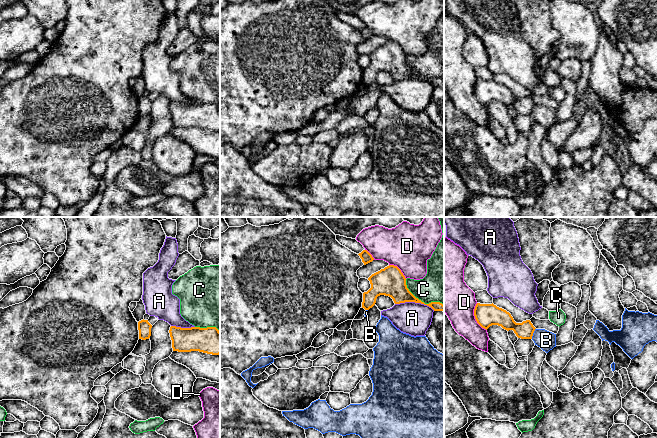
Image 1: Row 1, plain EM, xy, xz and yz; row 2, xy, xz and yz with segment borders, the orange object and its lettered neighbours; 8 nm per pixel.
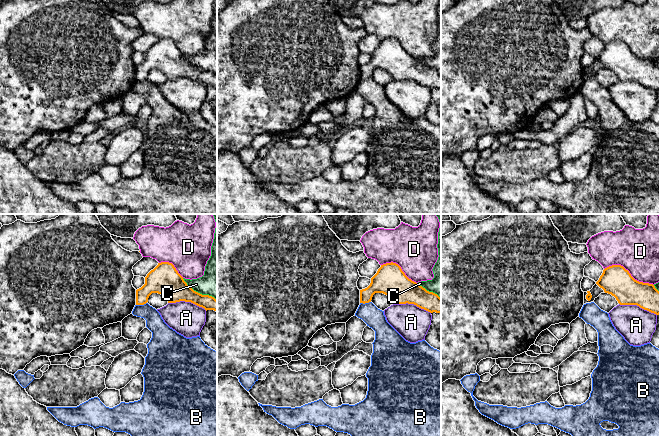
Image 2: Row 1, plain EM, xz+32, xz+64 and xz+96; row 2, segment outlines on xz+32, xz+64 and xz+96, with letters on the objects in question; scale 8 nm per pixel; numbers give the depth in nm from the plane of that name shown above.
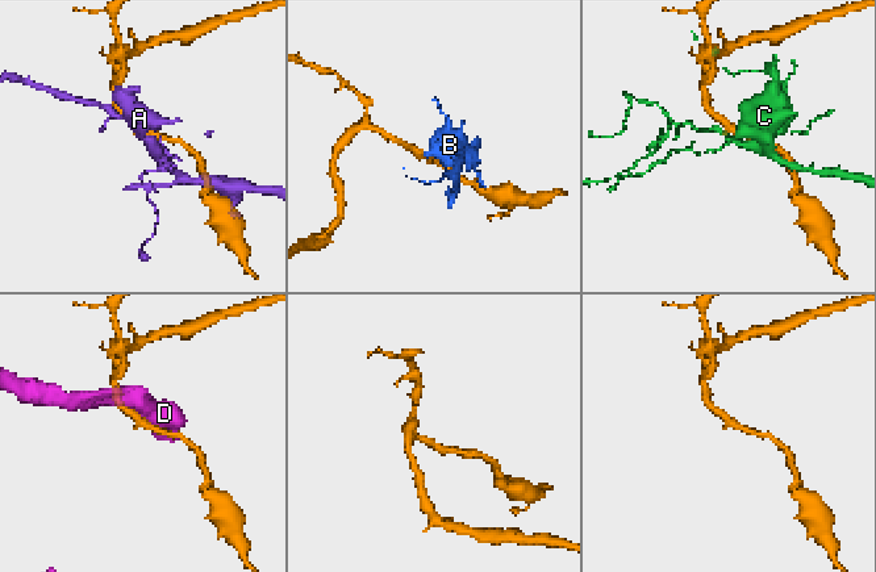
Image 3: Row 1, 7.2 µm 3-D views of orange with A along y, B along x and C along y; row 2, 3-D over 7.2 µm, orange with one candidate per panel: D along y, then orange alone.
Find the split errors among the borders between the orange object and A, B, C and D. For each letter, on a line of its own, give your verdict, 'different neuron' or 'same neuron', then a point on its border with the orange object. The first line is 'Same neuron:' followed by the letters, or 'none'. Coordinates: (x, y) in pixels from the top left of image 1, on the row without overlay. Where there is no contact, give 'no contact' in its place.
Same neuron: none
A: different neuron | xz (415, 78)
B: different neuron | yz (533, 108)
C: different neuron | xz (420, 76)
D: different neuron | yz (475, 93)

